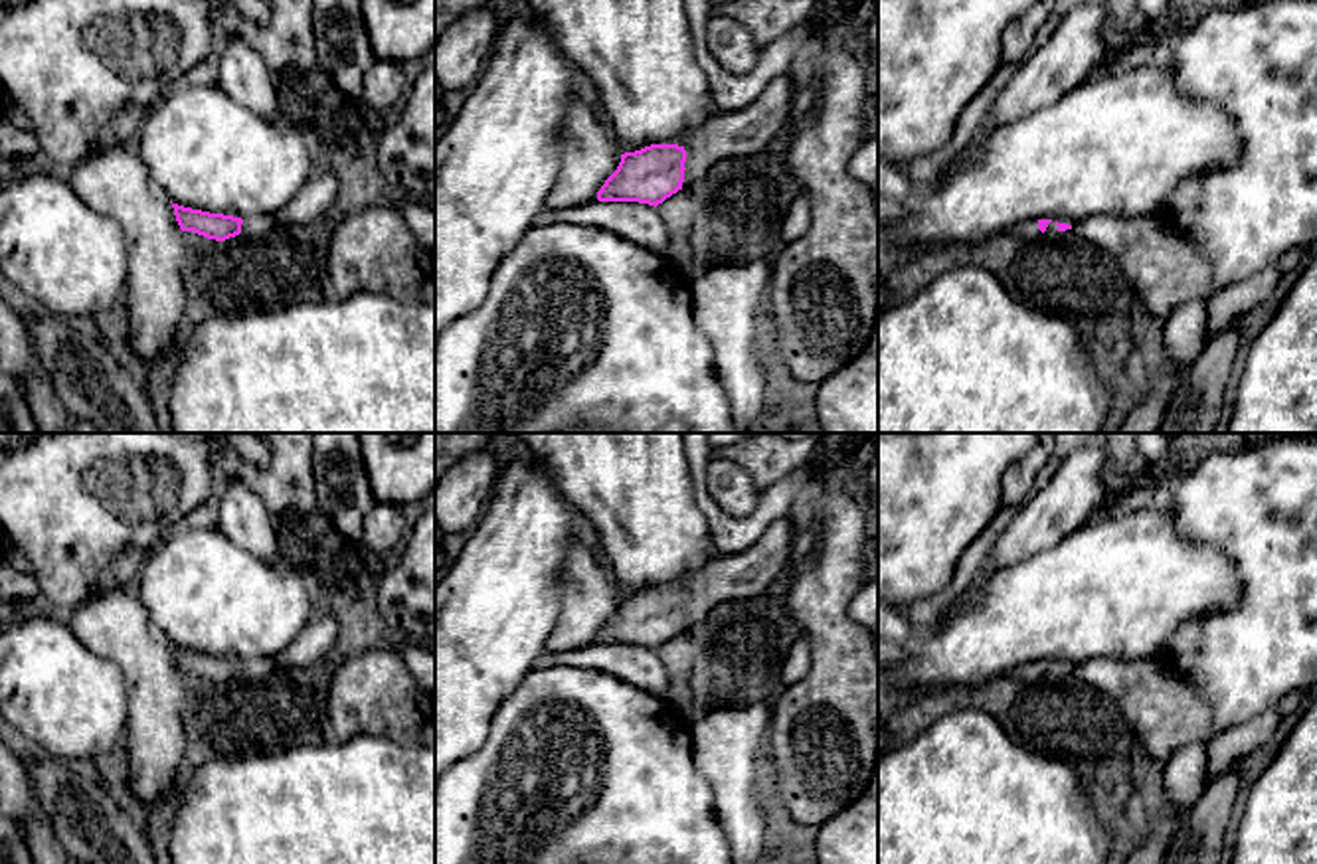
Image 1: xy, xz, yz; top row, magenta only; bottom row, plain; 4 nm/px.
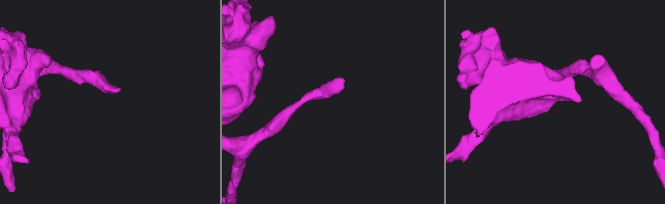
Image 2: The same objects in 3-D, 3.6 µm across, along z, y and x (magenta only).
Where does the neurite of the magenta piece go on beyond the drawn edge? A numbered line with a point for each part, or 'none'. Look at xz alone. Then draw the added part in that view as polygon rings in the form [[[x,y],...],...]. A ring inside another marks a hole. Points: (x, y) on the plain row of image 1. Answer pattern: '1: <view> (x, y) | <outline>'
1: xz (760, 568) | [[[781,518],[771,522],[744,552],[714,552],[714,556],[688,577],[684,611],[694,617],[704,617],[724,601],[765,597],[783,583],[795,538],[795,524],[789,518]]]

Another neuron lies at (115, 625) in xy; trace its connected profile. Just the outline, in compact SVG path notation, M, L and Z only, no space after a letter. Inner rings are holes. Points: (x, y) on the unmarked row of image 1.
M136 589L105 591L63 619L91 652L113 660L125 674L131 793L140 805L174 797L188 751L184 674L168 641L154 633Z

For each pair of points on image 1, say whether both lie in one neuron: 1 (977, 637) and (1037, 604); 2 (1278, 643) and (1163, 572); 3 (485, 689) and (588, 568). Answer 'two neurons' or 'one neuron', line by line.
1: one neuron
2: two neurons
3: two neurons

